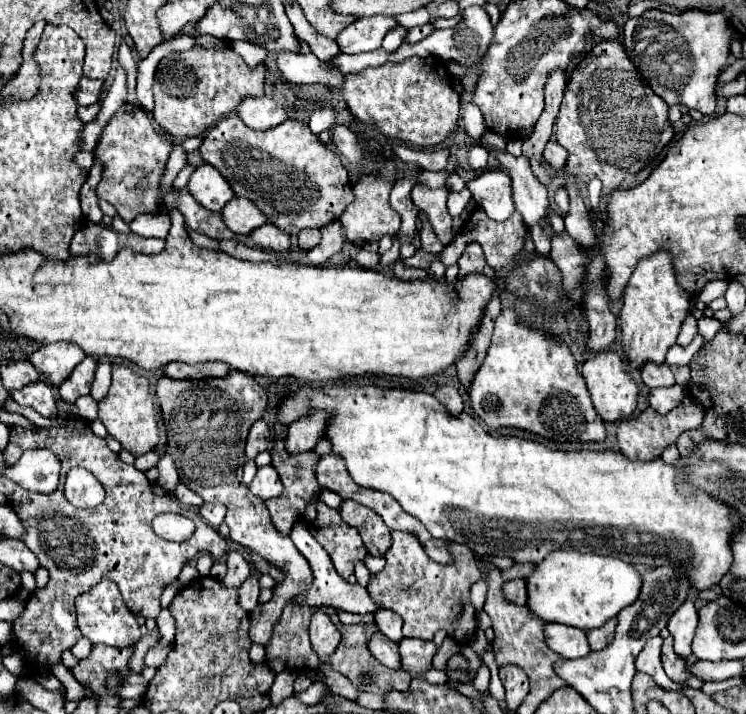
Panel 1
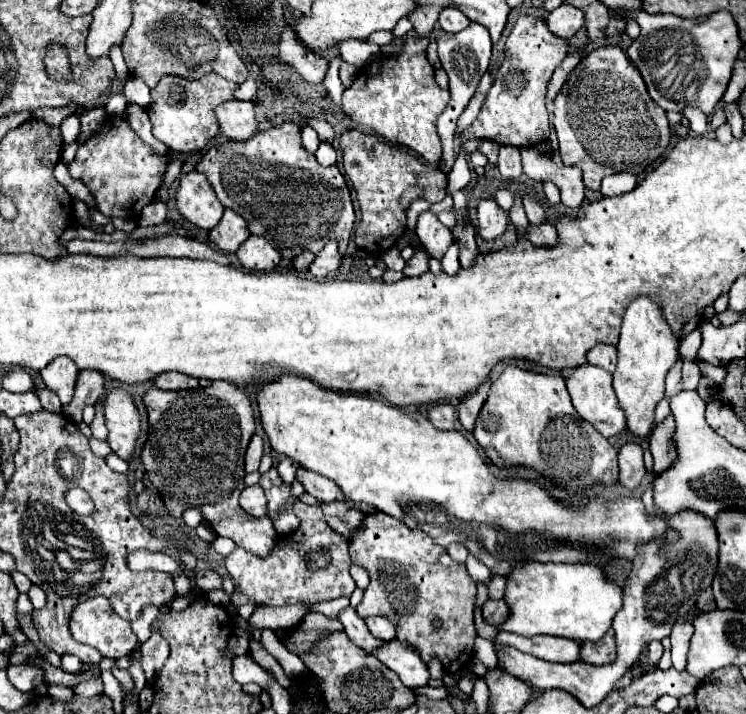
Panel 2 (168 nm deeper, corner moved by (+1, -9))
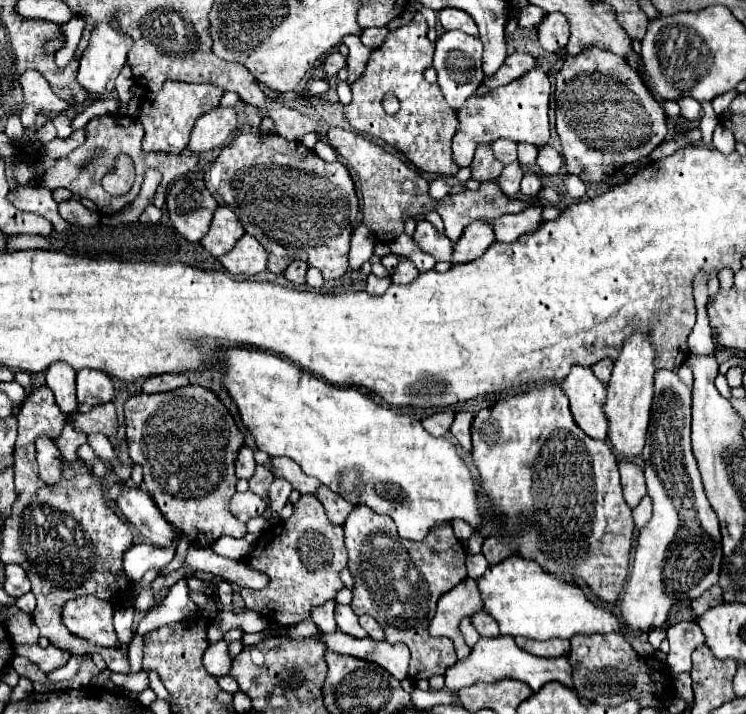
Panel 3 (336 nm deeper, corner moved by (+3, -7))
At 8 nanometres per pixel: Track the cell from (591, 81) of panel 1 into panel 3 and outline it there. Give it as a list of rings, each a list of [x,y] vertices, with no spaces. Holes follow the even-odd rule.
[[[585,49],[577,57],[569,57],[563,67],[555,75],[557,91],[555,91],[555,117],[557,117],[557,135],[561,139],[563,159],[569,173],[575,173],[585,183],[601,183],[605,177],[615,175],[621,167],[635,163],[643,157],[649,157],[657,145],[665,141],[667,123],[661,101],[653,97],[653,93],[645,87],[637,69],[633,69],[623,57],[601,51],[601,49]]]

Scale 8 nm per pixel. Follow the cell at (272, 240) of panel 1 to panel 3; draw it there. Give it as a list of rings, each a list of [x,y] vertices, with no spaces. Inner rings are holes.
[[[245,233],[219,261],[233,275],[255,275],[267,269],[267,251],[255,237]]]

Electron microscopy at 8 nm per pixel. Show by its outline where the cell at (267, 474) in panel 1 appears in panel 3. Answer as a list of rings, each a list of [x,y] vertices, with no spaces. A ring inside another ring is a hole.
[[[253,491],[235,493],[231,499],[231,513],[239,517],[239,521],[243,523],[247,523],[253,517],[263,515],[263,511],[265,511],[265,499],[261,499]]]

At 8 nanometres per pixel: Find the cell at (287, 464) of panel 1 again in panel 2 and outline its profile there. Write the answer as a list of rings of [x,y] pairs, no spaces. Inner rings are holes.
[[[265,473],[261,475],[261,487],[265,491],[265,497],[267,497],[267,503],[269,503],[269,515],[271,513],[277,513],[281,511],[281,507],[285,507],[287,503],[287,497],[289,497],[289,487],[281,483],[279,477],[275,477],[275,473]]]

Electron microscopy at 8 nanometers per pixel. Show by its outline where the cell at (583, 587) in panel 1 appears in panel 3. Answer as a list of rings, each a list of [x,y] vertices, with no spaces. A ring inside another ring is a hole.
[[[517,555],[507,557],[505,561],[487,567],[477,585],[483,597],[483,609],[497,619],[503,635],[521,635],[527,639],[571,639],[573,635],[619,632],[641,657],[650,657],[655,652],[649,642],[645,645],[639,637],[631,637],[613,613],[591,601],[581,585],[549,575],[537,561]]]

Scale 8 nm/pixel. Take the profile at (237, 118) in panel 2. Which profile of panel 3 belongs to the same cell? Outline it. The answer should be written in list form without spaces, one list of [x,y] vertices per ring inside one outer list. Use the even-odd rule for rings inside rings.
[[[215,107],[203,117],[193,127],[189,149],[193,153],[223,147],[223,141],[237,129],[237,109],[235,107]]]

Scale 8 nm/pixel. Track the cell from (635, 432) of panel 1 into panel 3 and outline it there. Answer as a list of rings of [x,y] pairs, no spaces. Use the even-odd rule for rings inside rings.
[[[621,461],[619,463],[619,473],[621,473],[621,485],[623,485],[623,497],[631,509],[635,509],[641,501],[643,495],[647,495],[645,487],[645,477],[639,465],[631,461]]]

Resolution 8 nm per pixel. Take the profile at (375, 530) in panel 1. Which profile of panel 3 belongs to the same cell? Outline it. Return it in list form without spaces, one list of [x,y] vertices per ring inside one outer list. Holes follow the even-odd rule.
[[[325,485],[319,487],[319,491],[315,493],[315,497],[323,503],[325,513],[327,513],[327,517],[329,517],[329,521],[331,521],[333,525],[343,525],[345,519],[347,519],[349,513],[351,513],[351,509],[355,507],[355,505],[351,505],[349,501],[345,501],[343,497],[339,497],[337,493],[331,493],[331,489],[327,489]]]

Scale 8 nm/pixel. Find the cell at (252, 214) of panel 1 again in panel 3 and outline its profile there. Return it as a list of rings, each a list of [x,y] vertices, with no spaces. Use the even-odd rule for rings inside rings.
[[[219,207],[211,221],[209,233],[201,239],[201,245],[213,257],[221,257],[233,249],[233,245],[243,237],[243,233],[245,233],[245,229],[243,229],[239,217],[235,217],[235,213],[231,209]]]

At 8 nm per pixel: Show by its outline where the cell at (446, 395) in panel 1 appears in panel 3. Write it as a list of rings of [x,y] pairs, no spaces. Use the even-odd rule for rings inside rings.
[[[439,411],[439,413],[433,413],[433,415],[425,417],[425,419],[423,419],[423,427],[425,427],[431,435],[441,437],[441,435],[445,435],[445,433],[449,431],[453,419],[455,419],[453,411]]]

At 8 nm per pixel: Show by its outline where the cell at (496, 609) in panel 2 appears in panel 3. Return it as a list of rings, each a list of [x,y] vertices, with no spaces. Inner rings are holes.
[[[481,609],[479,613],[475,613],[475,617],[471,617],[471,621],[477,627],[481,637],[495,637],[495,635],[499,635],[499,625],[497,625],[497,621],[491,615],[487,615],[487,611]]]

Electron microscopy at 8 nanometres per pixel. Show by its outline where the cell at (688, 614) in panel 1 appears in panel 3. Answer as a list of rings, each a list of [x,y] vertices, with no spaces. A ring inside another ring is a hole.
[[[681,621],[667,627],[667,639],[671,643],[667,667],[673,675],[691,671],[691,653],[699,647],[699,625],[695,621]]]

